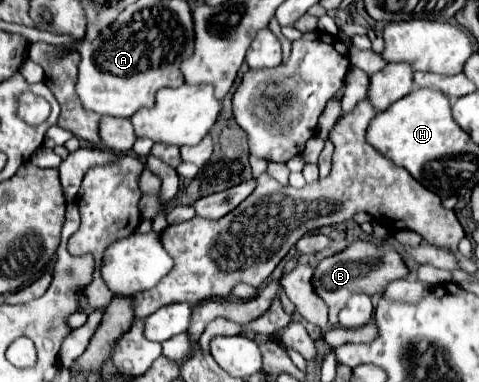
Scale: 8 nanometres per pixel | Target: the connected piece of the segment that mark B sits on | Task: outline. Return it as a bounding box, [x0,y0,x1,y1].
[313,240,409,326]

